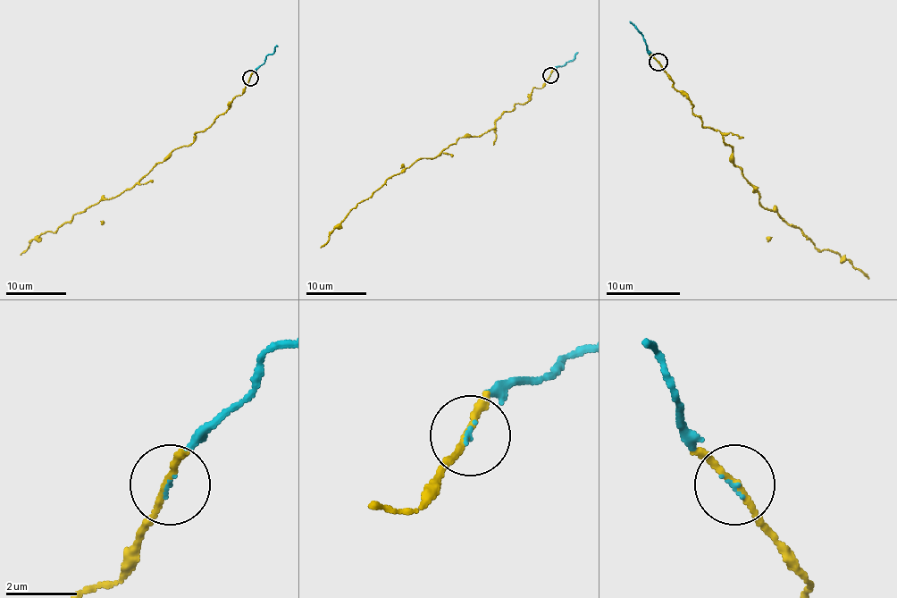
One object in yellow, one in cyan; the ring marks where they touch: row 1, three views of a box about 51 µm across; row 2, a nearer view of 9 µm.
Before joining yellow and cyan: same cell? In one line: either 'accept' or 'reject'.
accept

